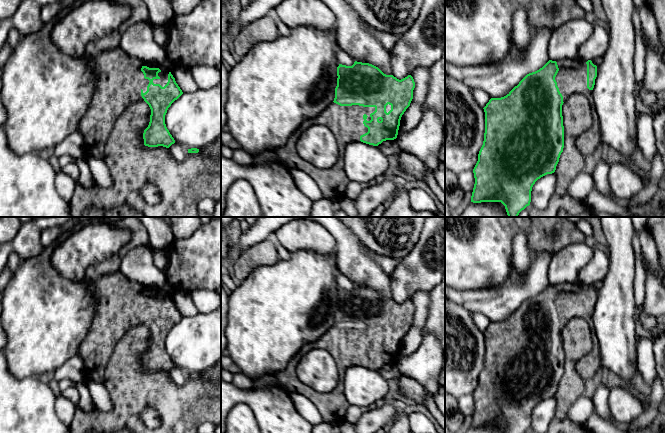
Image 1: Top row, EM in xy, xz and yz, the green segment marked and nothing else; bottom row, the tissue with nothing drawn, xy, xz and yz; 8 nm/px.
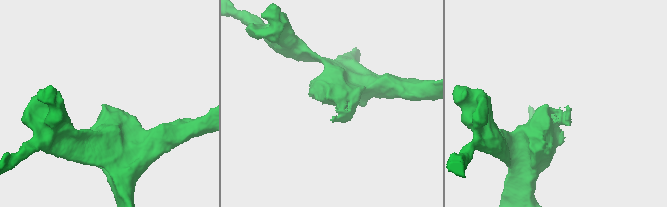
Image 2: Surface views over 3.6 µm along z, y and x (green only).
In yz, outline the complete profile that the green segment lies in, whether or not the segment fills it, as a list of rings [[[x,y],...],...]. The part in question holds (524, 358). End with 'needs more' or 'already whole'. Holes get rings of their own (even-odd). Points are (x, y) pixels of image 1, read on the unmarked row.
[[[581,282],[549,284],[539,294],[527,298],[506,320],[491,322],[483,332],[485,357],[478,385],[473,393],[475,408],[471,426],[501,426],[505,433],[525,433],[531,426],[531,415],[535,406],[556,394],[564,372],[564,350],[562,329],[573,317],[593,324],[593,312],[597,301],[597,290],[591,284]]]; needs more

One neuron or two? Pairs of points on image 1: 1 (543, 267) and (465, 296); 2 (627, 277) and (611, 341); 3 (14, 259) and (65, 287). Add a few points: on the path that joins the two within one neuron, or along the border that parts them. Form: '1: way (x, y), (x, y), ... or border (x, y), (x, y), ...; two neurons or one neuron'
1: way (524, 286), (517, 288), (508, 297), (485, 297); one neuron
2: way (617, 291), (614, 324); one neuron
3: border (21, 260), (18, 267), (11, 274); two neurons

